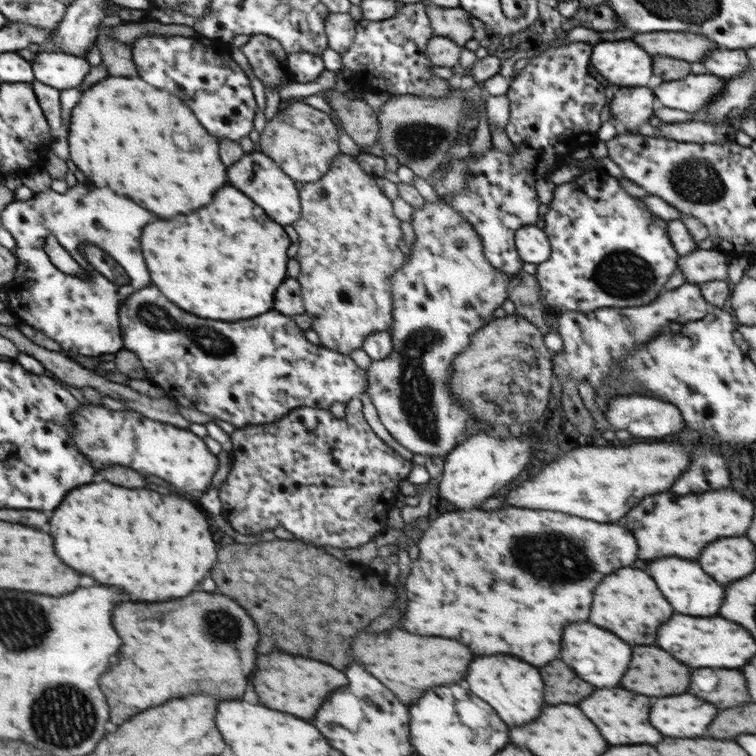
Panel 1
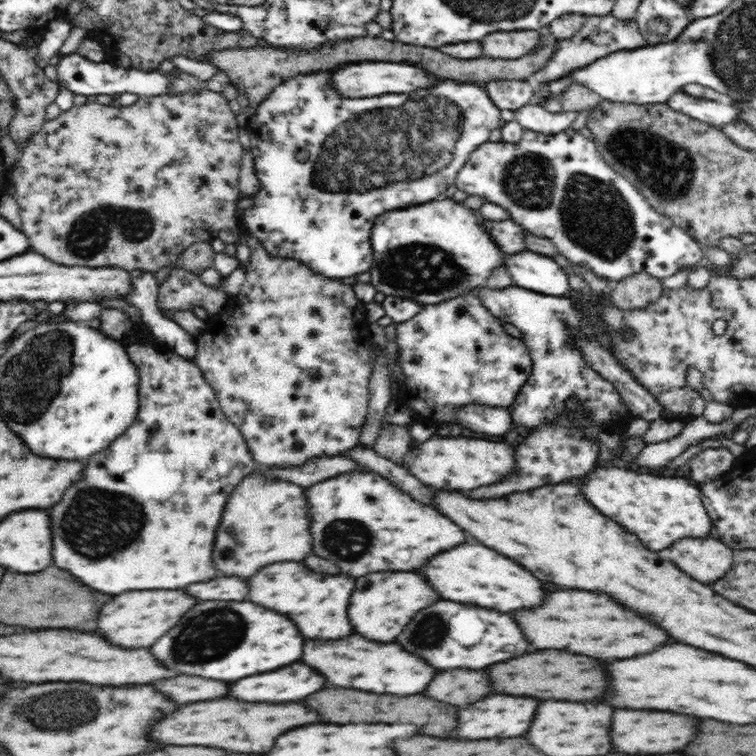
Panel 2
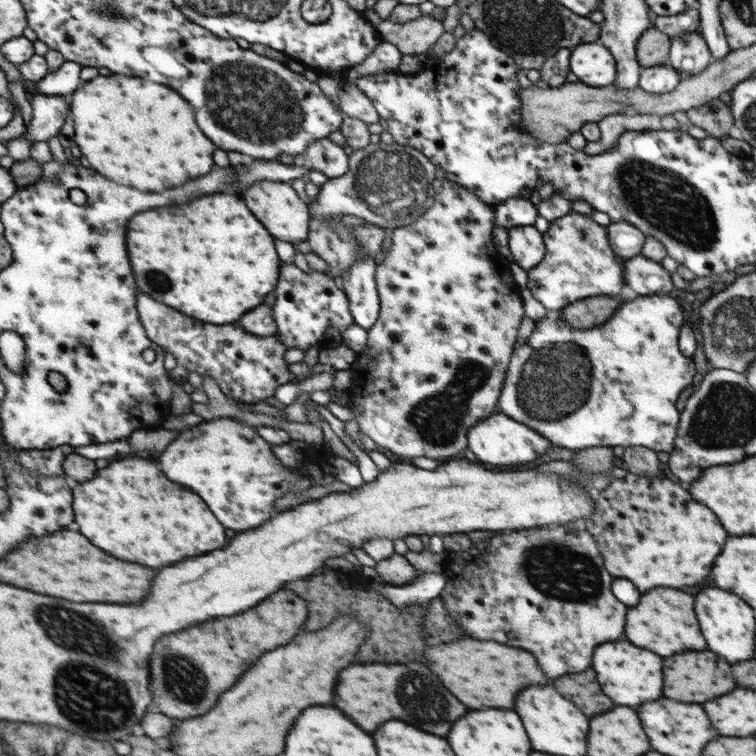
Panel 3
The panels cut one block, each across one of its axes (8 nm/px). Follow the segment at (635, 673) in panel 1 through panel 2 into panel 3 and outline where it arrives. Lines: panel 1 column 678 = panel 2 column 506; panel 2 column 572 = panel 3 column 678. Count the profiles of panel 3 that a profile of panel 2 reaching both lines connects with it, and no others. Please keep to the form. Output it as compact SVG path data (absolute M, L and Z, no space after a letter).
M707 650L705 652L681 652L681 654L673 654L673 658L665 658L665 698L677 698L677 702L705 702L733 688L735 688L735 682L731 678L729 664L713 652L707 652Z

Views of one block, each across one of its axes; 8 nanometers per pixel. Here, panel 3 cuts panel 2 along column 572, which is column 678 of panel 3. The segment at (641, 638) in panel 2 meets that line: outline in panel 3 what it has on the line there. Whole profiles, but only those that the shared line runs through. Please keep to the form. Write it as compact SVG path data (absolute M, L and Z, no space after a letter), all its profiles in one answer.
M661 588L641 594L639 602L629 608L629 626L625 626L625 636L633 646L653 650L661 656L671 656L683 650L705 650L705 642L693 614L693 596L681 590Z

